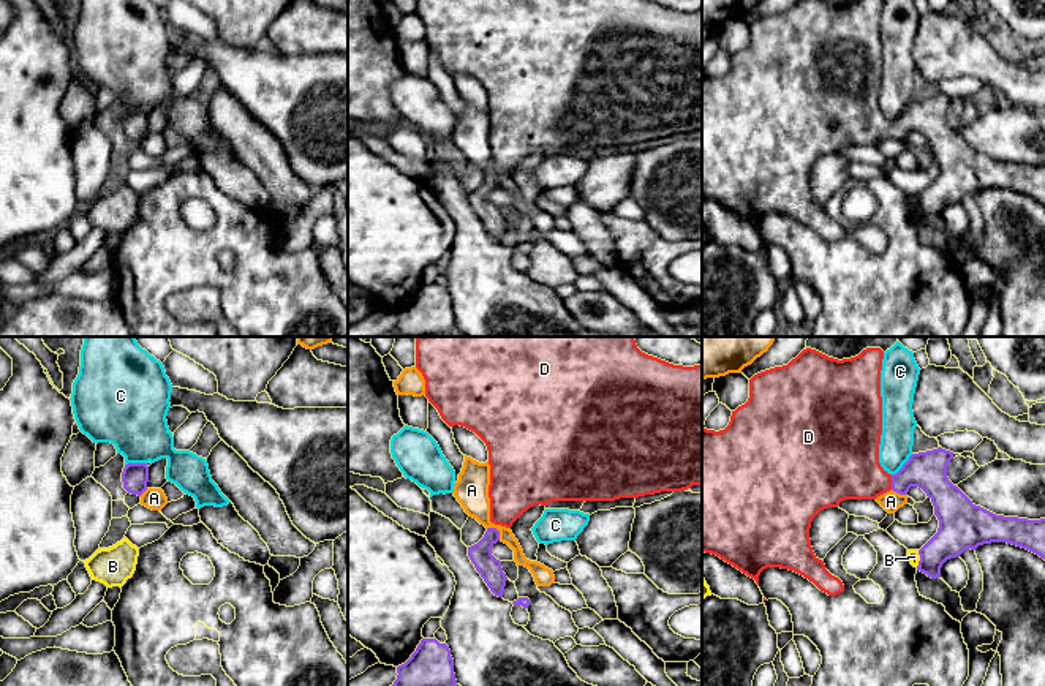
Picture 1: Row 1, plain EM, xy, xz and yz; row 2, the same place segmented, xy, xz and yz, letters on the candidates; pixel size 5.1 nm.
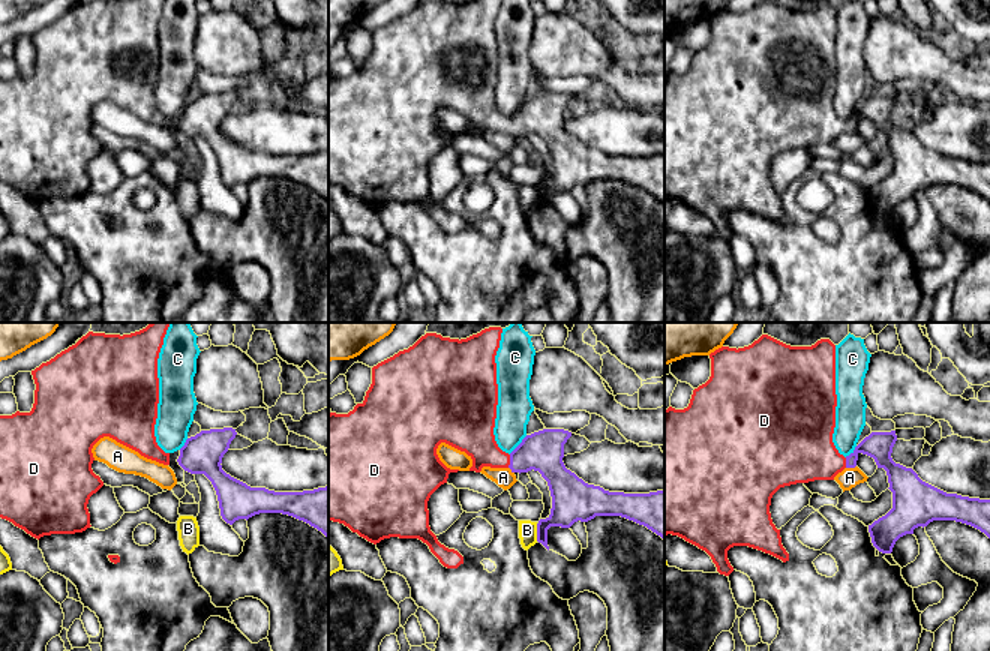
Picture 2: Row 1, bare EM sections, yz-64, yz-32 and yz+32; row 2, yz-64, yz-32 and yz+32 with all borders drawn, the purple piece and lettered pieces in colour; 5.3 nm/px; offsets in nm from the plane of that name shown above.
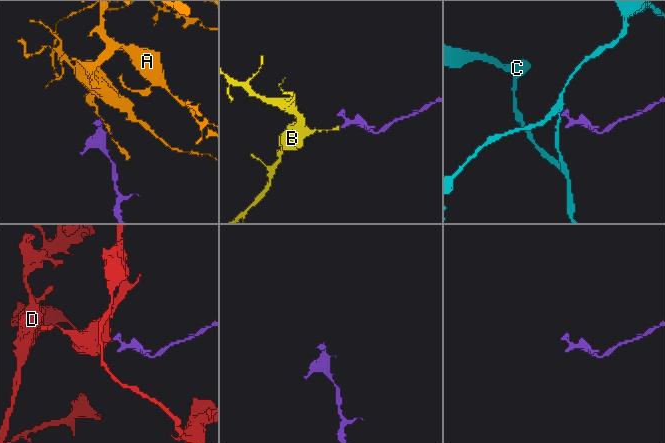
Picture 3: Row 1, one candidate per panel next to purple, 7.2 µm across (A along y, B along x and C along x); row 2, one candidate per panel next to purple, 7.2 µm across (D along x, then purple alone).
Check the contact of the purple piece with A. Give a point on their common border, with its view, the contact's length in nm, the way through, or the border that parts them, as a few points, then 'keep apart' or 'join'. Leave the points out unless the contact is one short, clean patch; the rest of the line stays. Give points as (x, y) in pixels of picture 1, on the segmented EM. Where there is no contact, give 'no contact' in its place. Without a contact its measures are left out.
meets purple in xz at (497, 530); contact 100 nm long; border along xz (487, 527), (494, 527), (500, 539); keep apart

